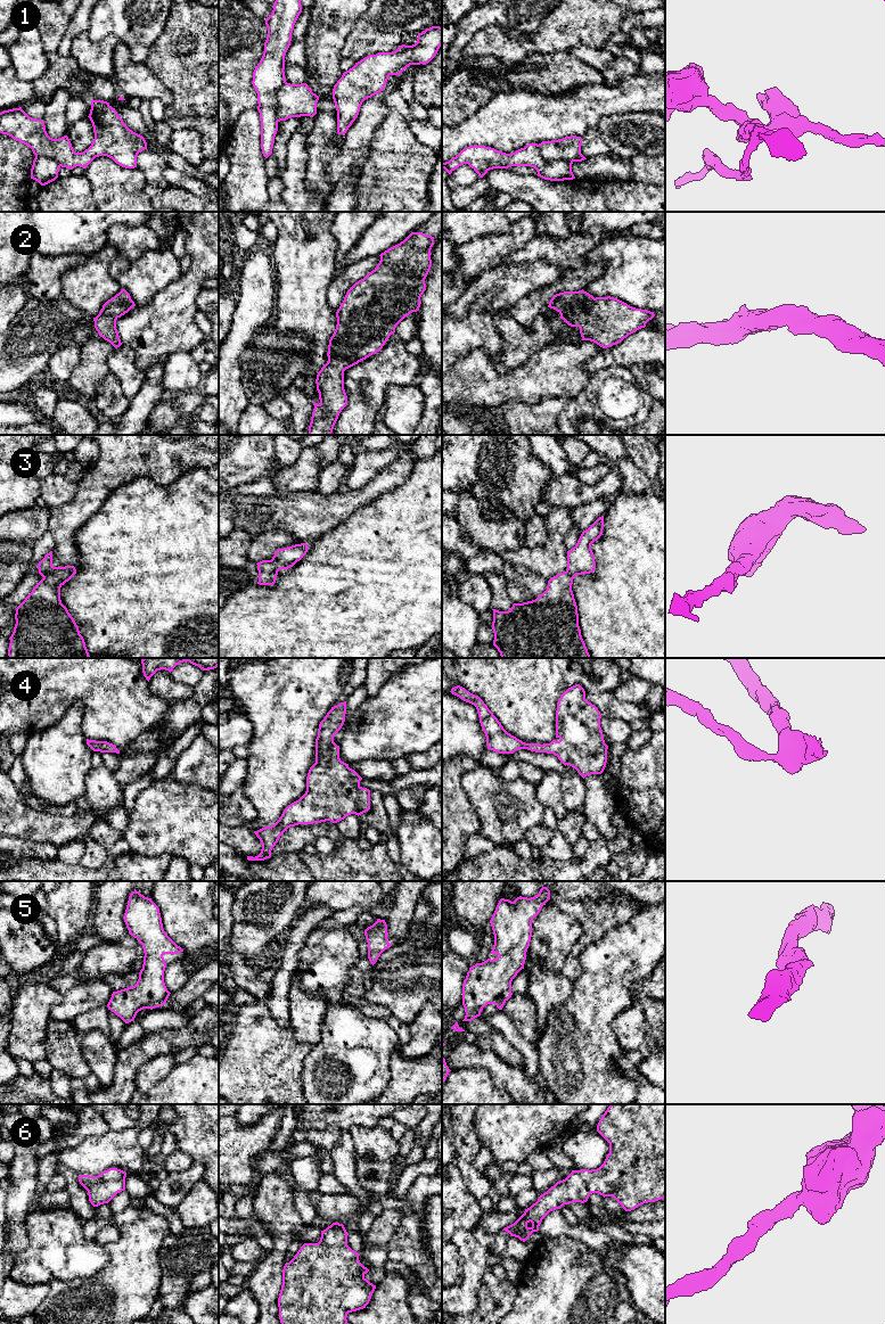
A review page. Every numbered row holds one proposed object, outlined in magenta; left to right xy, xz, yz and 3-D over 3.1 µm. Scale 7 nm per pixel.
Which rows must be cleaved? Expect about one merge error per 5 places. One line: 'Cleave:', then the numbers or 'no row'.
Cleave: 1

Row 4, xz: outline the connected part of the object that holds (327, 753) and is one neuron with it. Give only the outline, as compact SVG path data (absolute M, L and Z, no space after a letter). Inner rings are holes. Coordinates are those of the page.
M346 701L331 707L320 722L316 739L316 763L306 776L306 791L288 805L271 827L254 831L260 839L261 853L248 861L264 861L284 832L298 824L330 821L337 823L351 814L361 815L370 809L370 790L362 788L362 778L339 758L335 734L345 722Z

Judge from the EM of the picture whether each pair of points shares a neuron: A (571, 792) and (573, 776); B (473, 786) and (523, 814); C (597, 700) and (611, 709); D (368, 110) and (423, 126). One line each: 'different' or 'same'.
A: same
B: same
C: same
D: different

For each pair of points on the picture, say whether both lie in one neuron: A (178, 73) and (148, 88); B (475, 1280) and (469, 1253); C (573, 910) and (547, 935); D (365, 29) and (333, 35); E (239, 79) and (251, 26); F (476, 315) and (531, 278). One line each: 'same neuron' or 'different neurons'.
A: different neurons
B: same neuron
C: different neurons
D: different neurons
E: same neuron
F: different neurons

